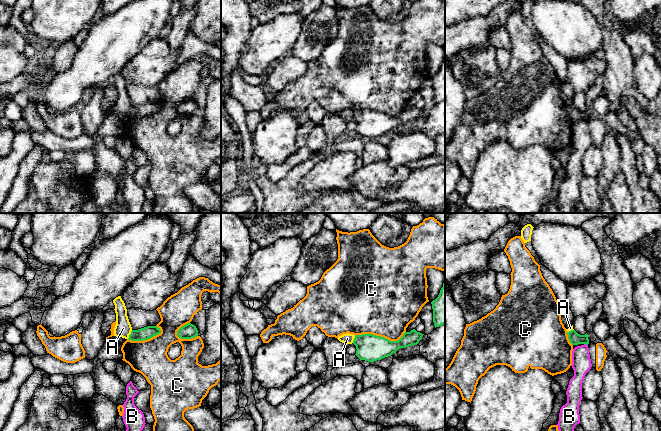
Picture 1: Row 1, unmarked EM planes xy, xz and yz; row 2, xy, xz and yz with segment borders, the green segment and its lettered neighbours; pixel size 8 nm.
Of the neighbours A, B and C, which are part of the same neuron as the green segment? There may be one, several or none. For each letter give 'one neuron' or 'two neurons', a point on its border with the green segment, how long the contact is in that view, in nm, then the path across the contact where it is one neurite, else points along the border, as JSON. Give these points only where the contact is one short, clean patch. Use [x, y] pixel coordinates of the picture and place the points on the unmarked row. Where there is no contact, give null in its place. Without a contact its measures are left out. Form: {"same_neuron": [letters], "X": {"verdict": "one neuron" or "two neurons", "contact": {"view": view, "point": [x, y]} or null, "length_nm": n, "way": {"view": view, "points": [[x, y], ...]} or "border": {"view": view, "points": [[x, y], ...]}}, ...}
{"same_neuron": [], "A": {"verdict": "two neurons", "contact": {"view": "xy", "point": [130, 110]}, "length_nm": 80, "border": {"view": "xy", "points": [[132, 106], [127, 114]]}}, "B": {"verdict": "two neurons", "contact": {"view": "yz", "point": [586, 120]}, "length_nm": 40, "border": {"view": "yz", "points": [[584, 119], [587, 121]]}}, "C": {"verdict": "two neurons", "contact": {"view": "xz", "point": [380, 112]}, "length_nm": 400}}

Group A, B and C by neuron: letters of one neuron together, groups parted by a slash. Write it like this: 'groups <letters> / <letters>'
groups A / B / C

